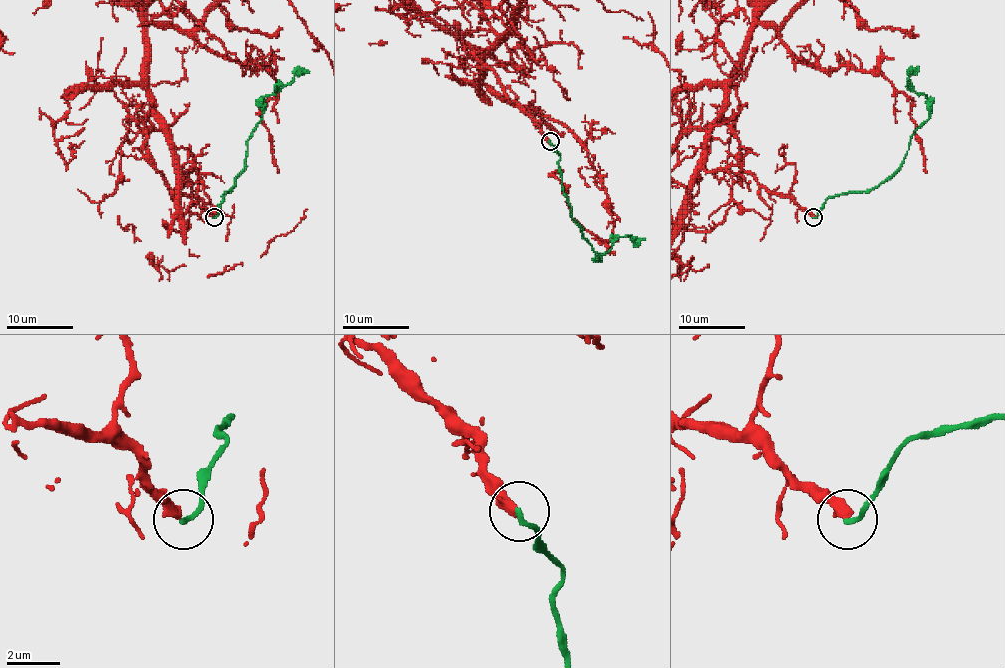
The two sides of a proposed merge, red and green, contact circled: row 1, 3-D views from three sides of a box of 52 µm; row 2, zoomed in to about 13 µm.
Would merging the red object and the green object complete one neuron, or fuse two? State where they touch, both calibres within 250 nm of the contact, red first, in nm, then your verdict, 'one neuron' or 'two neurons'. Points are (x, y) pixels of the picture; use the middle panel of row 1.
place (550, 141); calibres 400 and 190 nm; two neurons

